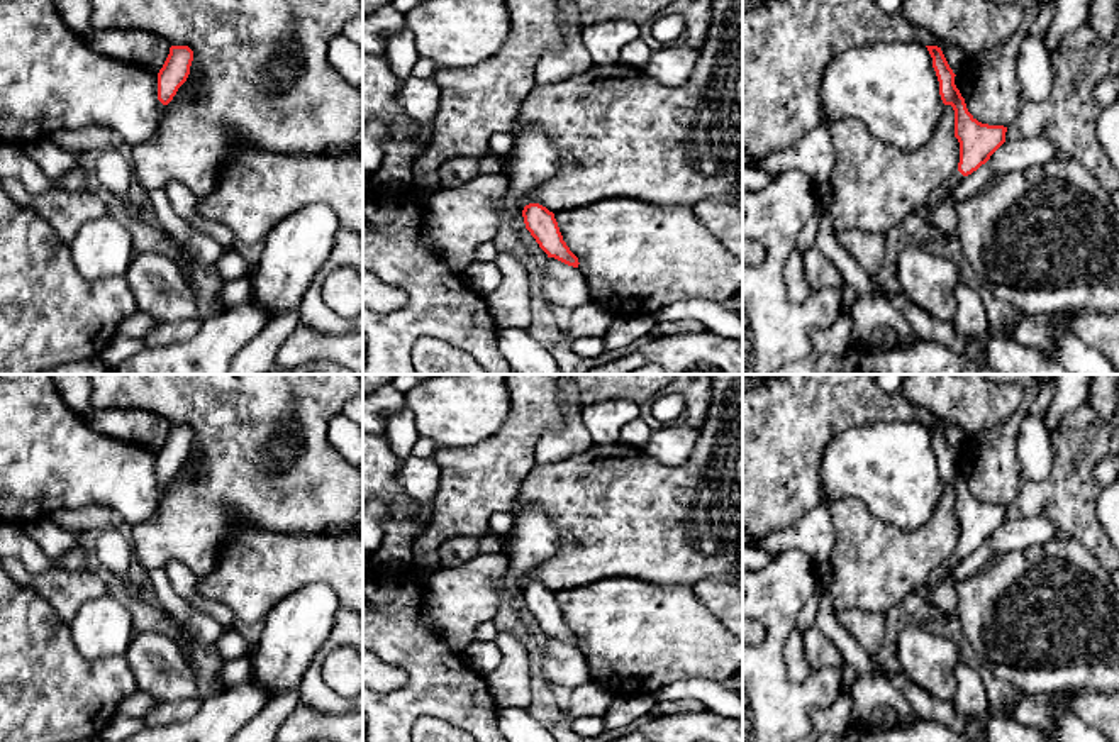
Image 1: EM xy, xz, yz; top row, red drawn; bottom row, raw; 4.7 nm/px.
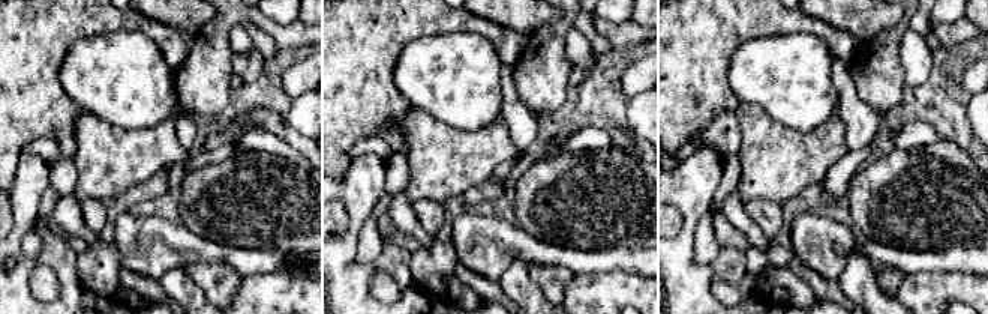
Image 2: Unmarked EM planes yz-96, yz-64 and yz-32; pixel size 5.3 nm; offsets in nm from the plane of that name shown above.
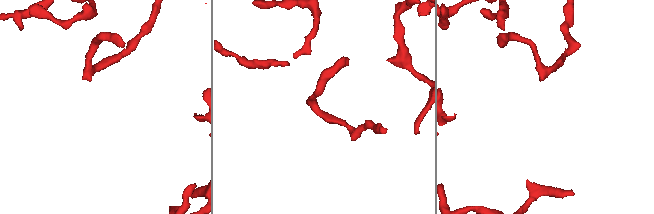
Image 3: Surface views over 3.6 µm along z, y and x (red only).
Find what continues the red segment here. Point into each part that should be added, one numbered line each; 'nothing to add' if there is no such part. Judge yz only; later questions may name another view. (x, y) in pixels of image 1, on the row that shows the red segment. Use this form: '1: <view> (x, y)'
1: yz (948, 187)

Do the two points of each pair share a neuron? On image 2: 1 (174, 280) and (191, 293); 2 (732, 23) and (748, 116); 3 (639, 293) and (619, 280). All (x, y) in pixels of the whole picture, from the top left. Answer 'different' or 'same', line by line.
1: same
2: different
3: same

